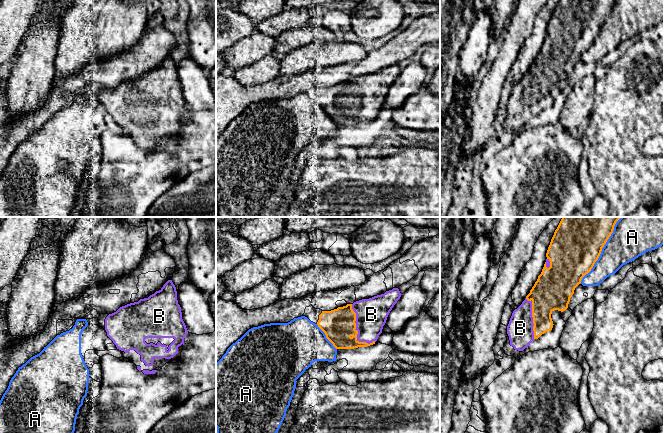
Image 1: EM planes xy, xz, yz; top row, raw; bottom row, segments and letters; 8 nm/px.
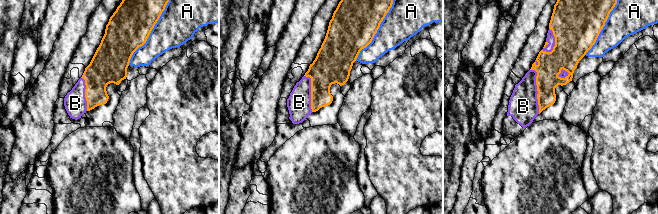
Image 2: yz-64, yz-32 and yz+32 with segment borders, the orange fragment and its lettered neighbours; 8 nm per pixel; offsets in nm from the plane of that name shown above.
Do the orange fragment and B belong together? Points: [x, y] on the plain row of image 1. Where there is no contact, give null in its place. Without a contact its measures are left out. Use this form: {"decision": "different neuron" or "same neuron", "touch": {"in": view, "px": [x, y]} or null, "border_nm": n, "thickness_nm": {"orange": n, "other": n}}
{"decision": "same neuron", "touch": {"in": "xz", "px": [357, 107]}, "border_nm": 360, "thickness_nm": {"orange": 260, "other": 260}}

